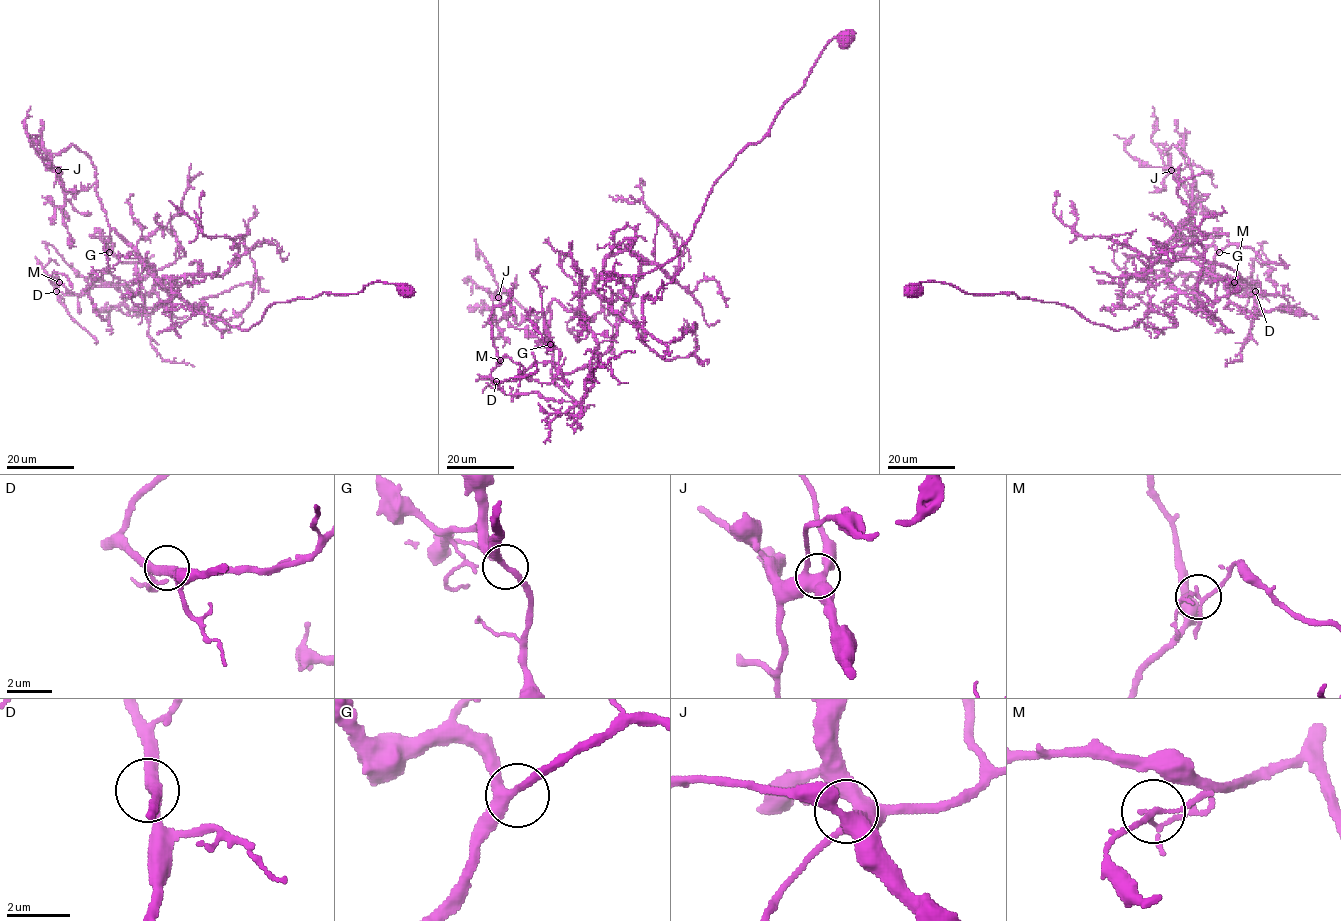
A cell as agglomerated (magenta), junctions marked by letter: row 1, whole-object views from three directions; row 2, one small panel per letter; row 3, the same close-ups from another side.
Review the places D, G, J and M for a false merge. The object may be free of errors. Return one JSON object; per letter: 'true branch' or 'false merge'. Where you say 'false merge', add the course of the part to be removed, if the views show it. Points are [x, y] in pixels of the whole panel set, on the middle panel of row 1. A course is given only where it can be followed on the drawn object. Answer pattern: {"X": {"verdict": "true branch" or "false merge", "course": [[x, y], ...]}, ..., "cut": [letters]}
{"D": {"verdict": "true branch"}, "G": {"verdict": "true branch"}, "J": {"verdict": "true branch"}, "M": {"verdict": "false merge", "course": [[500, 359], [490, 376], [505, 381], [536, 363], [566, 375], [594, 363], [626, 309], [611, 287]]}, "cut": ["M"]}

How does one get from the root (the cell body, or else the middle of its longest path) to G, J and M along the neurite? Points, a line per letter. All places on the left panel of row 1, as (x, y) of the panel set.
G: (407, 291), (375, 281), (357, 293), (277, 302), (243, 330), (196, 313), (113, 229), (109, 252)
J: (407, 291), (277, 302), (234, 328), (150, 272), (96, 182), (65, 193), (58, 170)
M: (407, 291), (375, 281), (277, 302), (243, 330), (196, 313), (113, 229), (118, 285), (76, 296), (59, 282)

